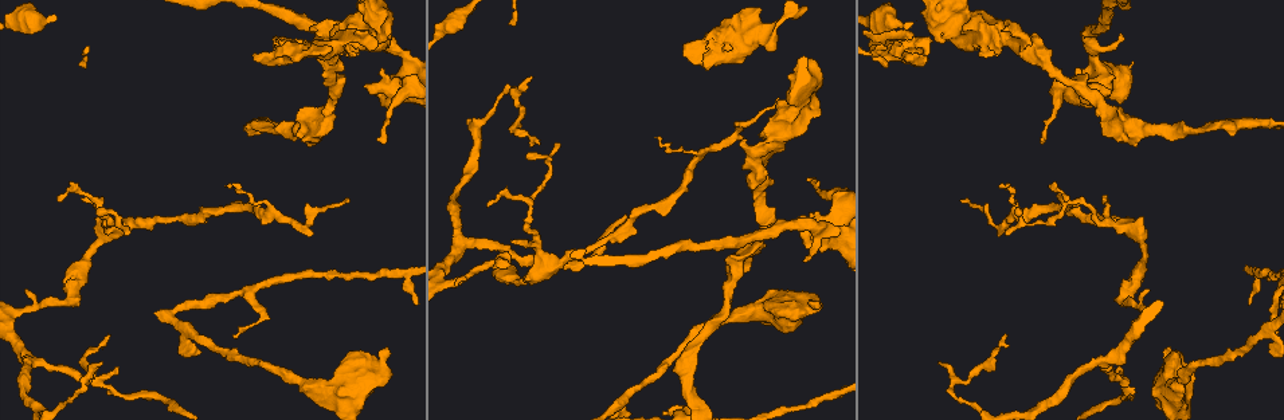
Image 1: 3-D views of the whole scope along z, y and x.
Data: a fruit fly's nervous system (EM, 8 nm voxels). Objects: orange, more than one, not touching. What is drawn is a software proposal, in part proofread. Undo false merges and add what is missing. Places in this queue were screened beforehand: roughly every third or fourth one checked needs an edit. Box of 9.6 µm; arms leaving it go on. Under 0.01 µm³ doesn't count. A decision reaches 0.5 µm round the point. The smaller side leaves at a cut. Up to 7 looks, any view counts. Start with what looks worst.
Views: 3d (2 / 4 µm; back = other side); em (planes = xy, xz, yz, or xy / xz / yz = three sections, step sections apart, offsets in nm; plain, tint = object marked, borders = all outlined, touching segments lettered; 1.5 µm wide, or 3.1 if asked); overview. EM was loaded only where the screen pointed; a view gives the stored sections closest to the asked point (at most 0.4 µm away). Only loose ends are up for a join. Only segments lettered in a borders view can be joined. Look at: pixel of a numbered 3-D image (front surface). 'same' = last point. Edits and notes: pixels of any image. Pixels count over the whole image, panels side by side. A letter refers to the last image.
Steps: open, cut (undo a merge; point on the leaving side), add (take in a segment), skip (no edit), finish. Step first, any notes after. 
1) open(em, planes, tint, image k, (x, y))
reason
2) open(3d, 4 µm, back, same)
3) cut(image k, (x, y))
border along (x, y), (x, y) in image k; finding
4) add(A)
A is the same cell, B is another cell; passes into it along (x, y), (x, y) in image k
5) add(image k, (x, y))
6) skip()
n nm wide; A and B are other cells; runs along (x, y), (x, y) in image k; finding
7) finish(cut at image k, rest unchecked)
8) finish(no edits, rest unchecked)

open(3d, 2 µm, image 1, (743, 143))
branch stops here

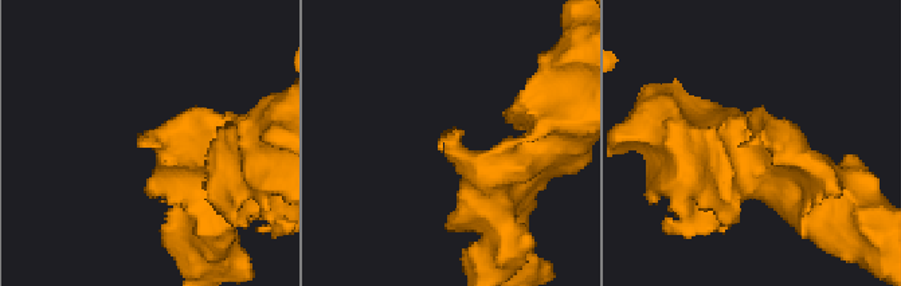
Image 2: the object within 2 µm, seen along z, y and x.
open(em, xy, step 4, tint, image 2, (441, 136))

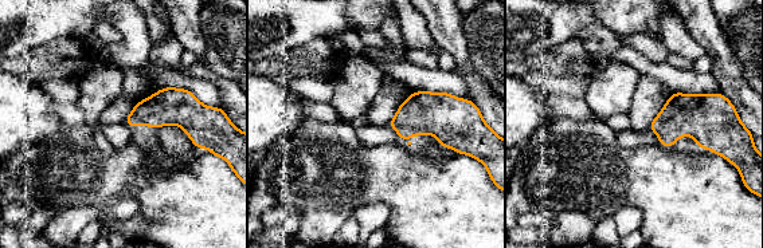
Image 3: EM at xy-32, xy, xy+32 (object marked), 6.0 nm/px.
open(em, xy, step 4, borders, same)
what lies round it

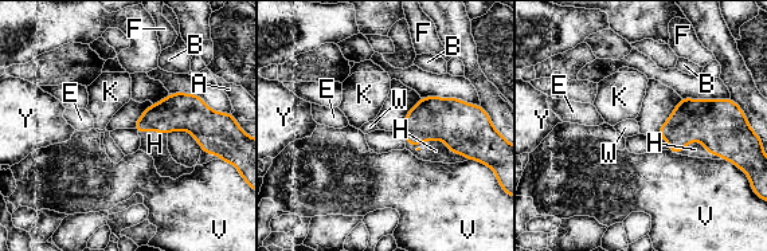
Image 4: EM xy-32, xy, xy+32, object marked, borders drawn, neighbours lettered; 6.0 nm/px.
add(H)
H is the same cell, A, B, E, F, K, V, W and Y are other cells; passes into it along (453, 121), (419, 142), (435, 151) in image 4; it goes on there

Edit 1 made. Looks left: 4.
open(overview)

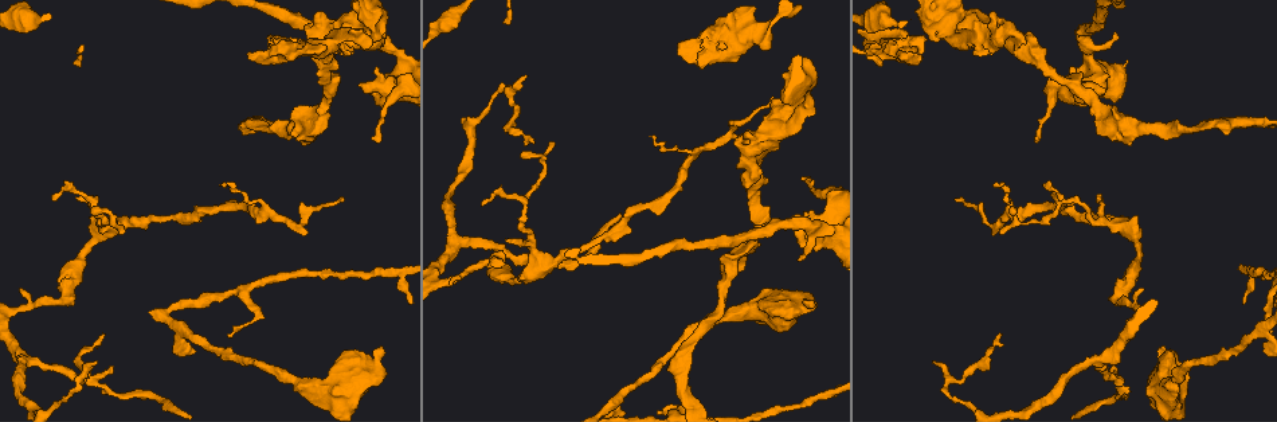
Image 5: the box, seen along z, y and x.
open(3d, 2 µm, back, image 5, (751, 36))
sudden change in width

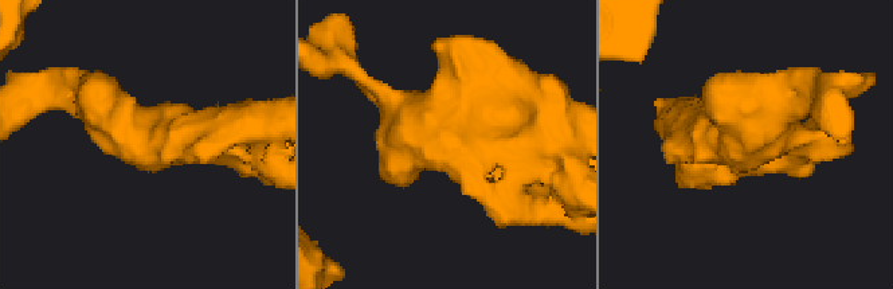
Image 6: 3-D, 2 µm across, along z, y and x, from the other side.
open(em, yz, step 8, tint, image 6, (155, 135))

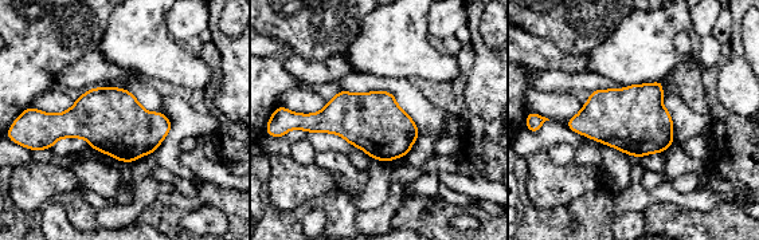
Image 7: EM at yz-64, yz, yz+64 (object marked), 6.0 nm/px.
open(em, yz, step 8, borders, same)

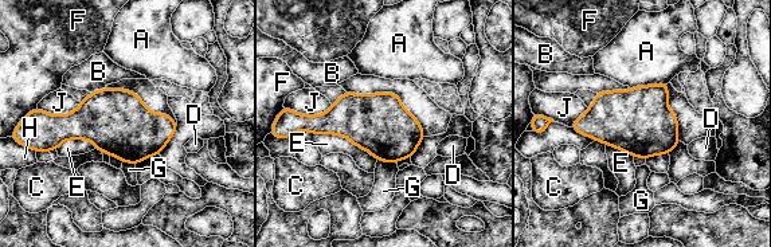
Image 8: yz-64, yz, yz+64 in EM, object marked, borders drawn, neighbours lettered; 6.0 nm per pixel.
skip()
360 nm wide; A, B, C, D, E, F, G, H and J are other cells; border along (110, 155), (122, 161) in image 8; continuous, no second neuron

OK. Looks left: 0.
finish(add at image 4, rest unchecked)

